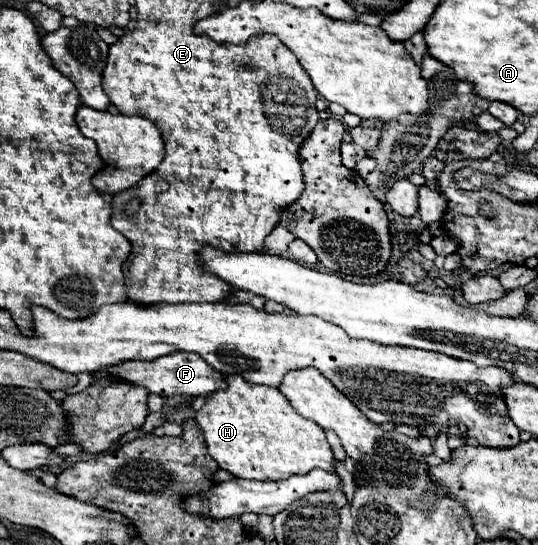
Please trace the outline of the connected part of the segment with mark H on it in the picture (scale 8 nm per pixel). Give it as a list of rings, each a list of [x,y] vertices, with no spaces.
[[[226,375],[224,381],[228,387],[210,393],[204,407],[196,413],[208,453],[220,469],[242,479],[260,481],[288,479],[296,473],[304,475],[316,467],[334,471],[334,455],[324,437],[324,429],[298,415],[278,389],[252,385],[240,375]]]

